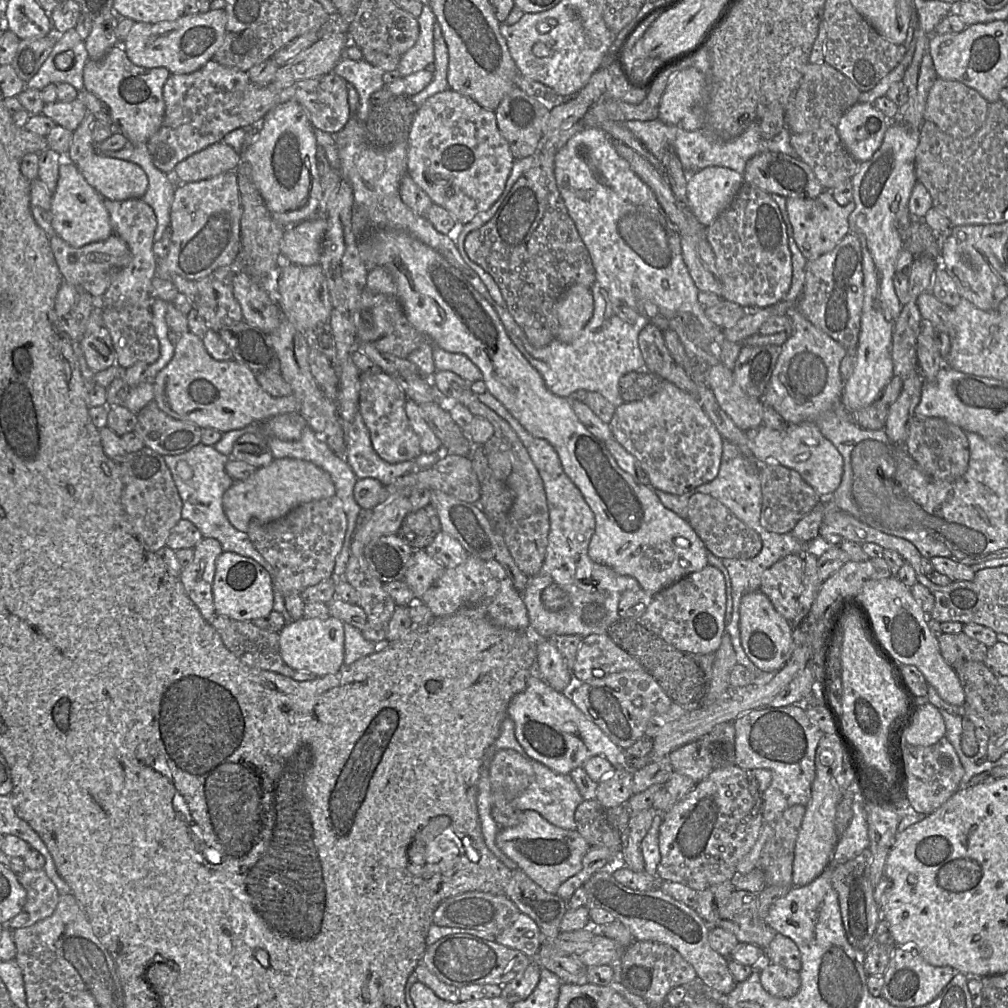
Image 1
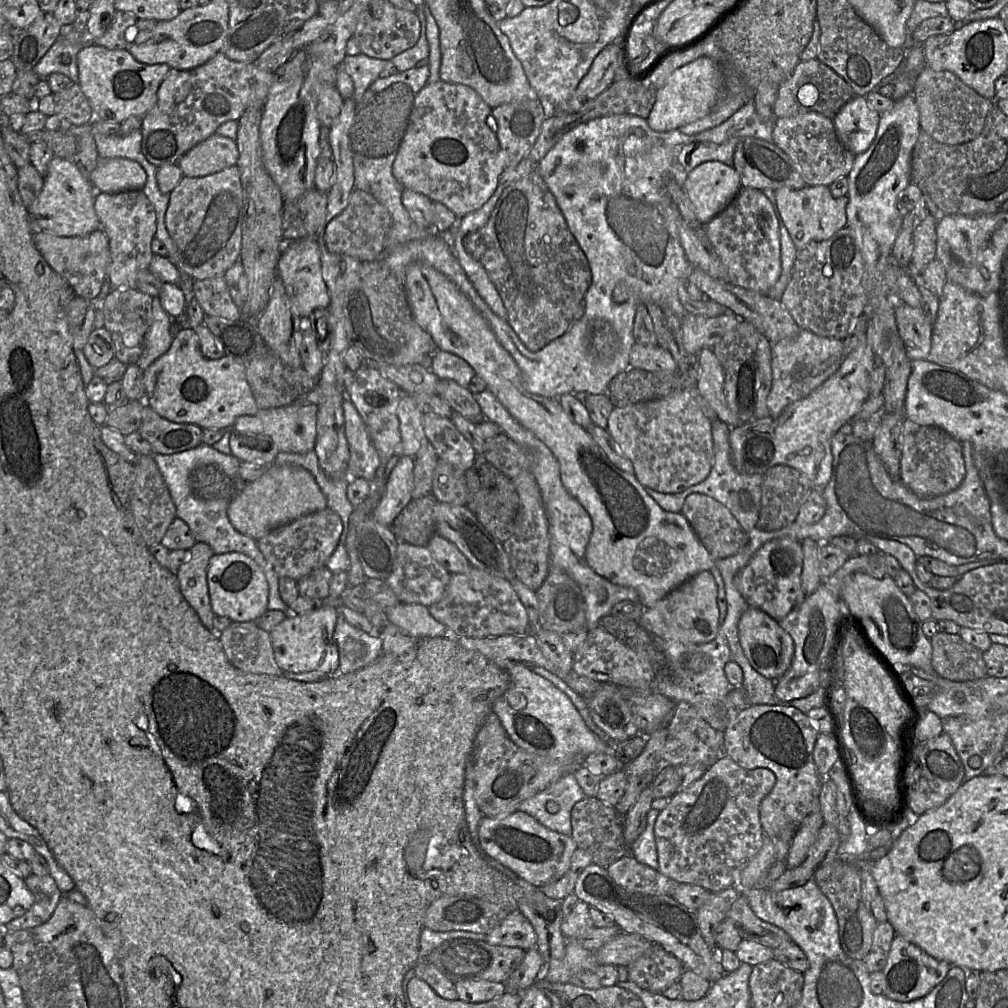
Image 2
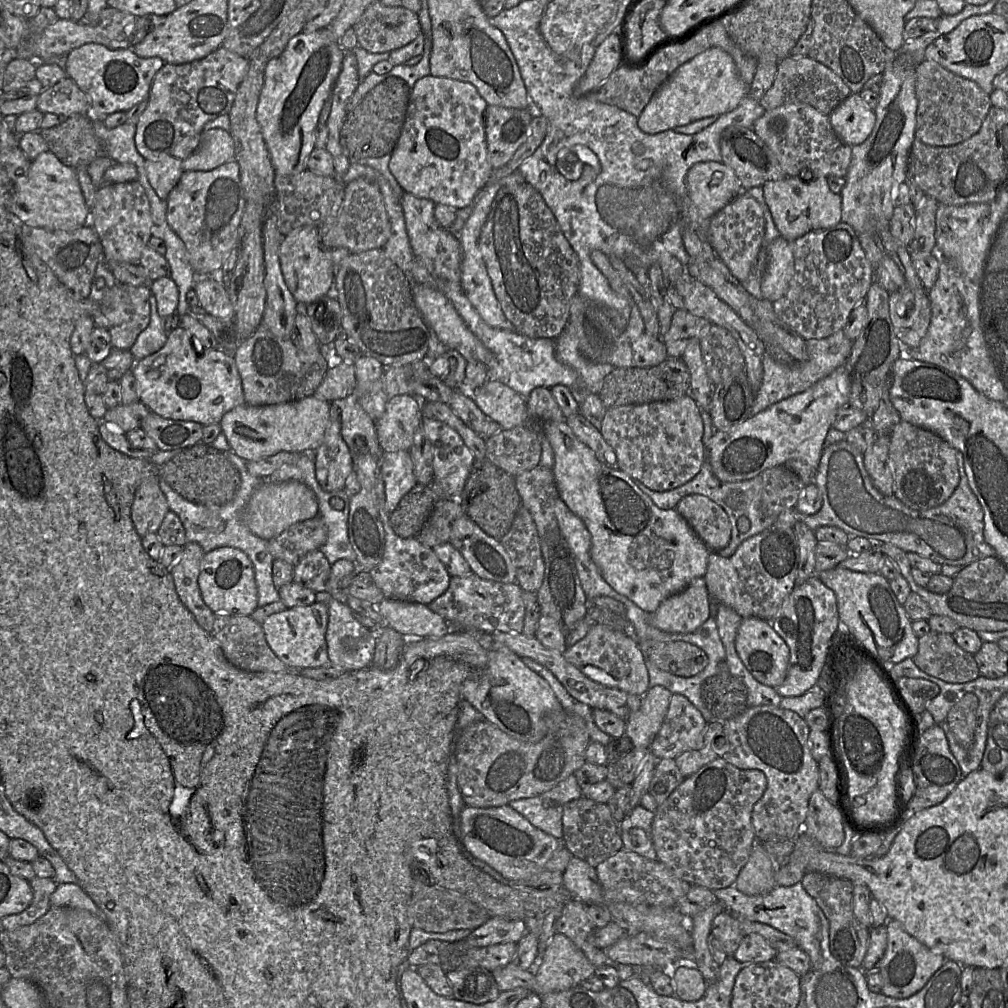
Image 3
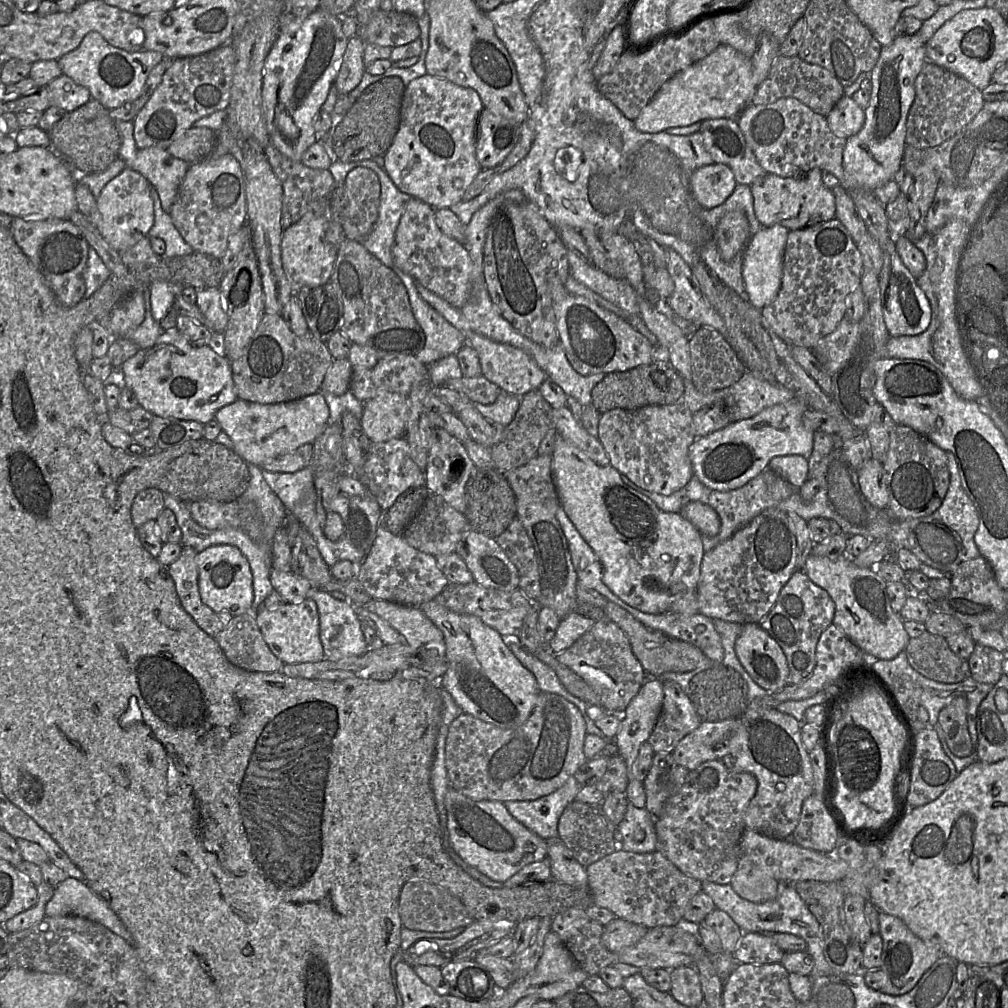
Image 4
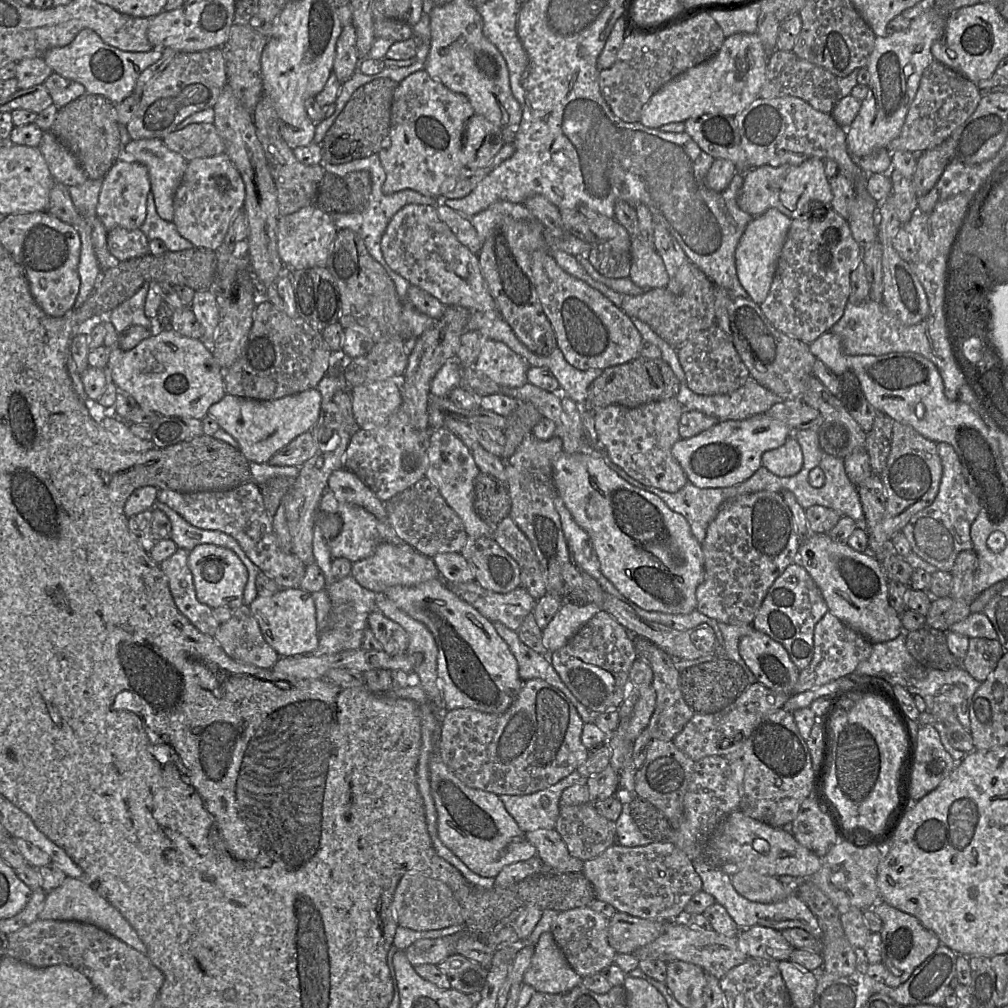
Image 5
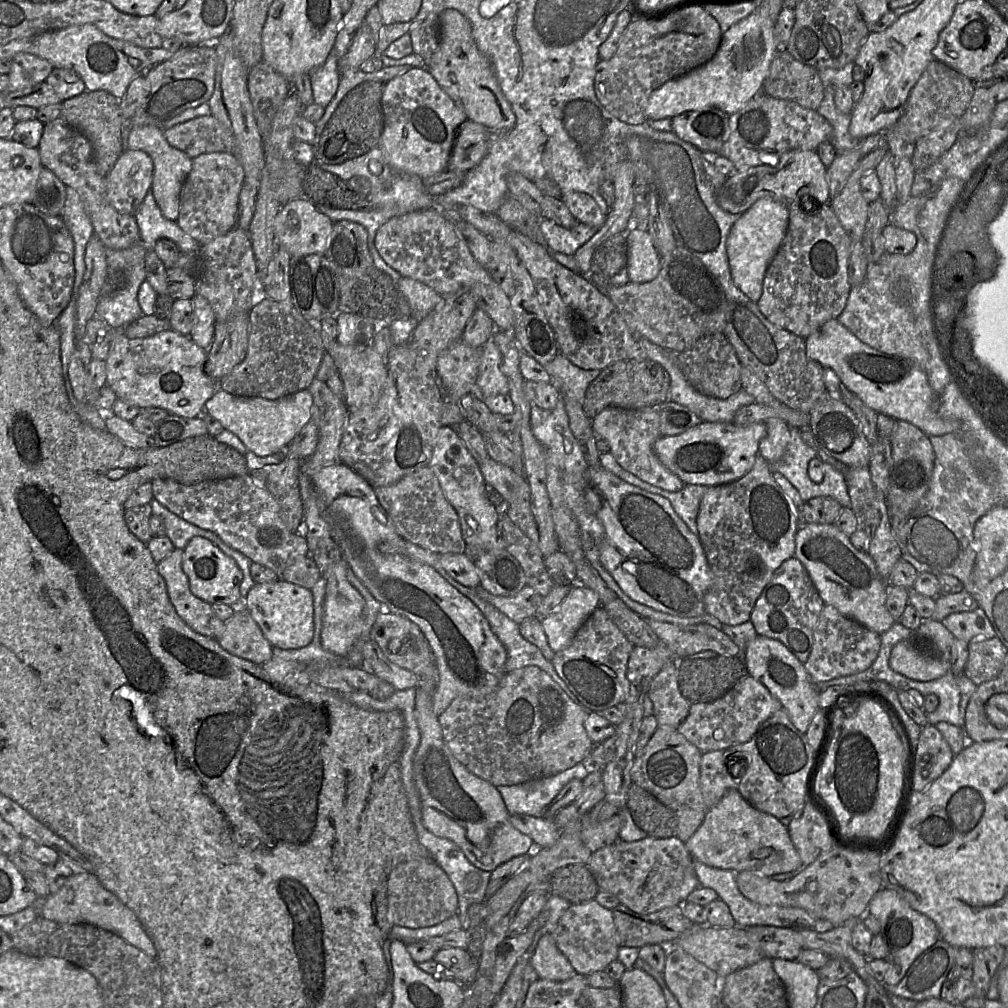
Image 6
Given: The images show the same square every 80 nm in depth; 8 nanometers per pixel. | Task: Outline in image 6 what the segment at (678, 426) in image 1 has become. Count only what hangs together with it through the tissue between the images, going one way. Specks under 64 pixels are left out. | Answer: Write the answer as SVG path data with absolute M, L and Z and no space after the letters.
M659 406L640 409L608 407L592 420L593 431L608 441L611 454L625 470L639 479L663 490L676 492L682 489L682 480L662 465L654 452L656 440L662 436L660 431Z

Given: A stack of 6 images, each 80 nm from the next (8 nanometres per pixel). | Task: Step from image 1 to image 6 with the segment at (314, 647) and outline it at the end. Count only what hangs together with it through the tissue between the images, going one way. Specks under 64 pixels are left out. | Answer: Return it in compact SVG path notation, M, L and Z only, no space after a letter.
M280 579L254 584L244 599L244 607L273 647L284 650L300 649L308 646L313 640L313 595L306 588Z

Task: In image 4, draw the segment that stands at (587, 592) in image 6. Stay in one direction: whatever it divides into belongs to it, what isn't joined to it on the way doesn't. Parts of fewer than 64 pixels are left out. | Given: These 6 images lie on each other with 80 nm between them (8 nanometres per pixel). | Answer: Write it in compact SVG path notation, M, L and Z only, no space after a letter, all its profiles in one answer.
M576 611L569 613L560 620L556 633L547 647L555 654L566 650L585 634L594 622Z

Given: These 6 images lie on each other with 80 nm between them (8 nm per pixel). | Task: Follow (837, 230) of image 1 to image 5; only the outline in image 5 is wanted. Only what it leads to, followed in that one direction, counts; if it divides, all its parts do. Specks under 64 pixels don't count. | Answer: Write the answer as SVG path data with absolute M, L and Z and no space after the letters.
M810 158L798 165L783 164L779 167L760 166L743 174L743 185L737 197L738 206L753 217L764 214L769 209L777 209L791 220L809 218L812 212L823 205L831 208L833 193L824 171L824 163L819 158Z

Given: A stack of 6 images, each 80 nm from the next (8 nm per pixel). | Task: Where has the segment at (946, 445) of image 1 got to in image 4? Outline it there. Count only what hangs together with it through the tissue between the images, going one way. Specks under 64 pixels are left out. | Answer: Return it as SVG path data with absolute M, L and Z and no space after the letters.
M897 424L891 434L883 469L889 495L886 510L892 518L899 521L917 518L941 506L950 483L947 456L924 435L907 425Z

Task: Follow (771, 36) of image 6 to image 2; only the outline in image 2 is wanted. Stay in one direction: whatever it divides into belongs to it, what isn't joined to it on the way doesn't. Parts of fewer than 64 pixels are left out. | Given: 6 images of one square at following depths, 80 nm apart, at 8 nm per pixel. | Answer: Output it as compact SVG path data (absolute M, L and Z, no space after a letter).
M701 56L676 69L657 94L655 104L646 119L650 128L666 132L707 116L717 104L723 86L723 81L719 80L719 72L719 64L708 56Z

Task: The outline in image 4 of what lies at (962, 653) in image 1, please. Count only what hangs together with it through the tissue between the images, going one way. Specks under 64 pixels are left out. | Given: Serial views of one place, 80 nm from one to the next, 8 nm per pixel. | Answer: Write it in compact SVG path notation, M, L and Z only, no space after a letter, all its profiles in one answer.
M925 631L918 637L910 638L905 651L910 665L929 679L941 683L958 683L971 676L968 660L958 657L943 636Z

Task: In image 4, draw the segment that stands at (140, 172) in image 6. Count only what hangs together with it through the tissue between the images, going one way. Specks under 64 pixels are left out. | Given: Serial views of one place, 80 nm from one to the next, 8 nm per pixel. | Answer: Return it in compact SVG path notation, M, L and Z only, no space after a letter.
M126 167L102 188L96 198L100 218L97 229L104 240L117 252L131 248L147 236L154 223L150 185L141 173Z

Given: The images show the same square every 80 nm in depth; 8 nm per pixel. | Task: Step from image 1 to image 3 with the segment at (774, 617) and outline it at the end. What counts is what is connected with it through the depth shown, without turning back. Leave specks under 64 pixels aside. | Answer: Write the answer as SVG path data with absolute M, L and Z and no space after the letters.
M758 617L743 618L735 645L740 659L757 681L773 688L779 687L784 682L790 663L790 651L770 621Z

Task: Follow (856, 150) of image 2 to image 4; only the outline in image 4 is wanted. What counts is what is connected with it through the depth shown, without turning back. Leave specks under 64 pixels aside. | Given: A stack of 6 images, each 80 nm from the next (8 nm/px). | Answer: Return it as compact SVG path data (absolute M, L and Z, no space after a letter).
M843 96L827 115L832 132L838 137L848 139L856 135L865 122L865 109L851 96Z

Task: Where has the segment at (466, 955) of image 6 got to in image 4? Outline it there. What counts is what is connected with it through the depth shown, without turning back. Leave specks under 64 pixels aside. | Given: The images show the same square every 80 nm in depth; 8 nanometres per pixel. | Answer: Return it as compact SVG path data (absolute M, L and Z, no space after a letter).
M473 959L452 961L439 968L454 996L480 1001L490 999L495 993L494 980L486 968Z

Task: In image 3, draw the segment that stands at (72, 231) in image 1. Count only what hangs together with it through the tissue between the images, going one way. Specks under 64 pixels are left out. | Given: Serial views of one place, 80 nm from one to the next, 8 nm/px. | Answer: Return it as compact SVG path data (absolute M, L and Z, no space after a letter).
M50 150L31 160L27 176L13 183L8 209L24 224L60 231L89 225L90 209L85 203L76 170L63 164Z

